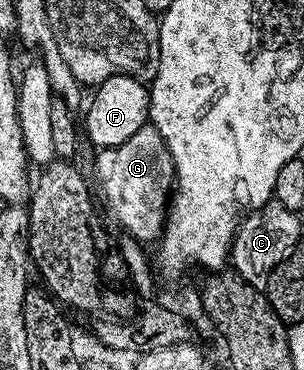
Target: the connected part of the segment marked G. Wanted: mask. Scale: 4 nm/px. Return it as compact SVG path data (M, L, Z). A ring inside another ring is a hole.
M142 125L130 141L117 147L105 147L97 150L96 179L100 182L100 191L112 210L112 215L124 226L123 234L137 241L144 239L159 240L166 222L166 212L170 206L170 196L174 190L174 168L168 156L168 147L162 141L158 129L151 125Z

